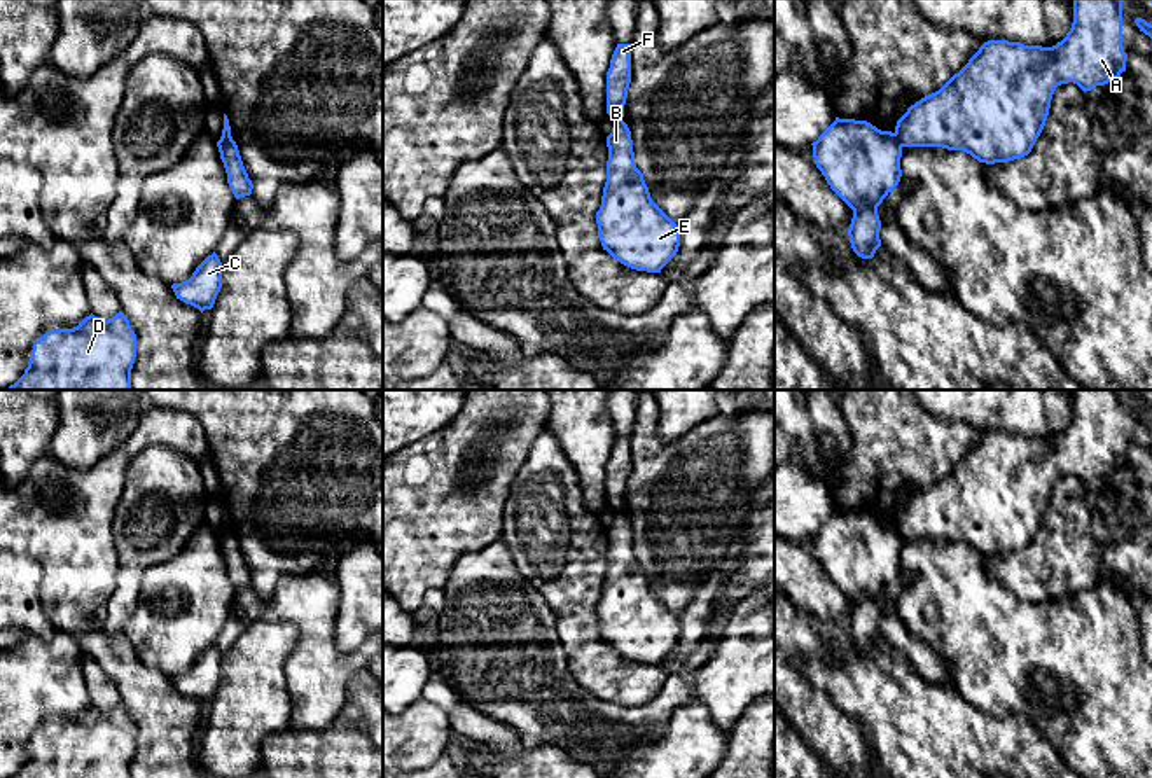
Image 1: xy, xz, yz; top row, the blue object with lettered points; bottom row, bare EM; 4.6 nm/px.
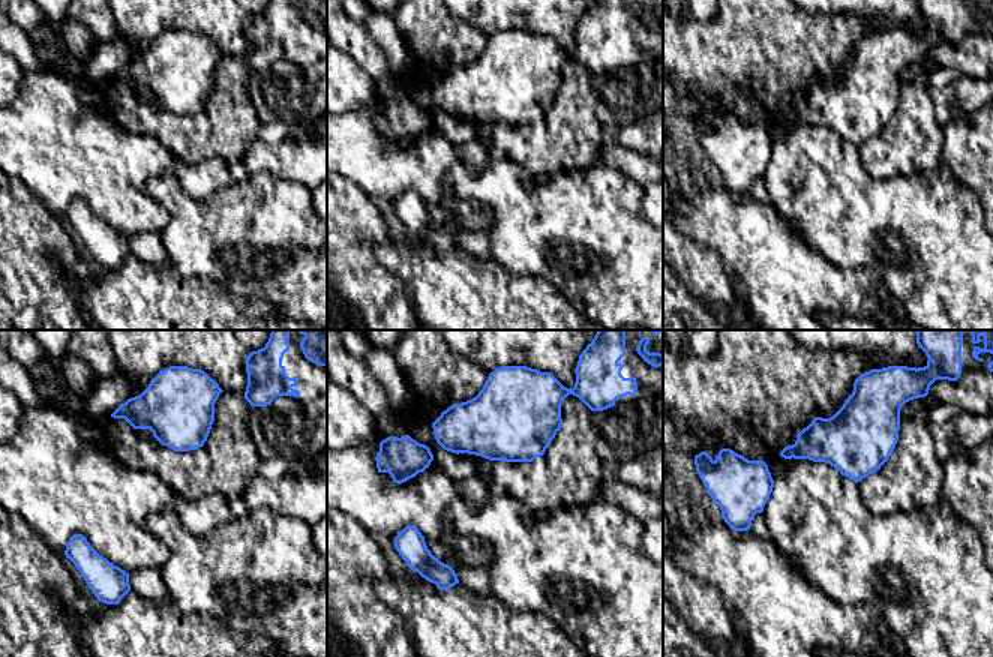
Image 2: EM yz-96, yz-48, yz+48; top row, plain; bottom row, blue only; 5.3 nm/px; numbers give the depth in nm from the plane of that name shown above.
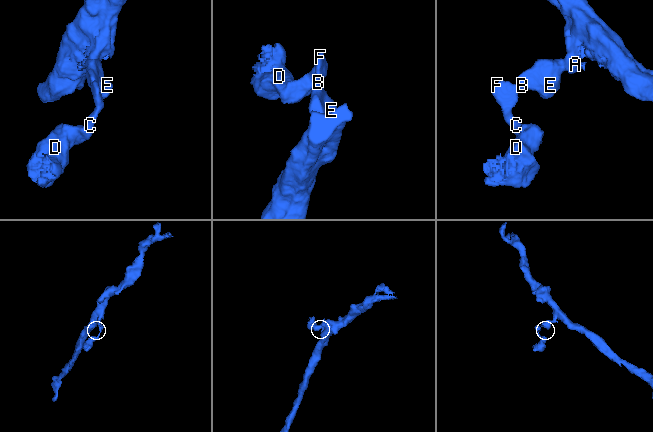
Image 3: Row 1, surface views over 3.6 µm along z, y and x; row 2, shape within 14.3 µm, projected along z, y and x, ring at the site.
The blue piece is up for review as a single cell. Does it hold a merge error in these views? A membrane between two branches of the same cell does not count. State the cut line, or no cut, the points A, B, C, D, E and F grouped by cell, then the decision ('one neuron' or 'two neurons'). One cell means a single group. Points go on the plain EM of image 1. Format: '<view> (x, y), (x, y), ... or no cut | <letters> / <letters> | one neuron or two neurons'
yz (894, 525), (902, 537) | A B E / C D F | two neurons

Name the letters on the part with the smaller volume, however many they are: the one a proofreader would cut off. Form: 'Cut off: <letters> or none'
Cut off: C, D, F

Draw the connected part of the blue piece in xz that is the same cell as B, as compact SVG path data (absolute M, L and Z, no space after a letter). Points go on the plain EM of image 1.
M622 511L614 514L607 538L607 573L596 603L601 638L631 661L661 664L678 643L680 617L652 593Z

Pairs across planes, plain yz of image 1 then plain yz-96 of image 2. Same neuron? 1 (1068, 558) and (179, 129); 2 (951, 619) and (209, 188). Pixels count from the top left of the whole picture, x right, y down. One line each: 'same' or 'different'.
1: same
2: different

